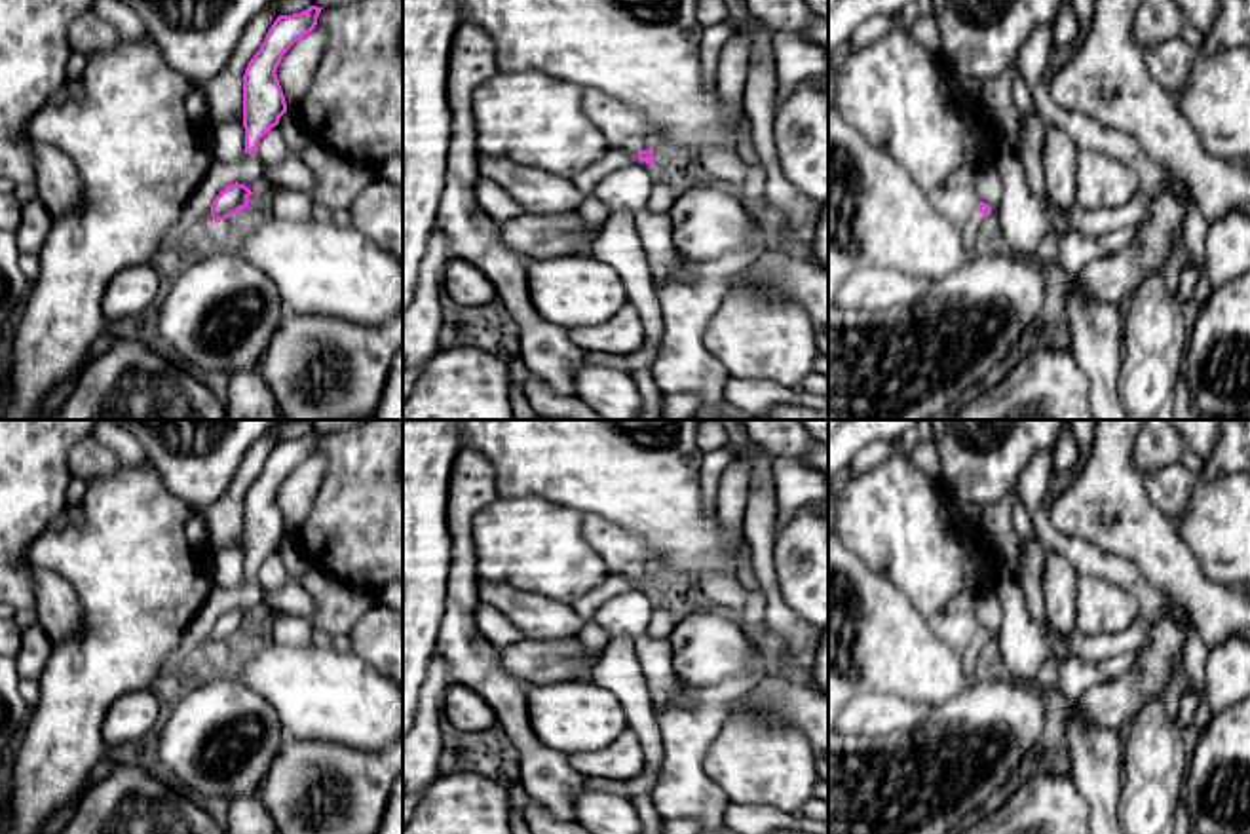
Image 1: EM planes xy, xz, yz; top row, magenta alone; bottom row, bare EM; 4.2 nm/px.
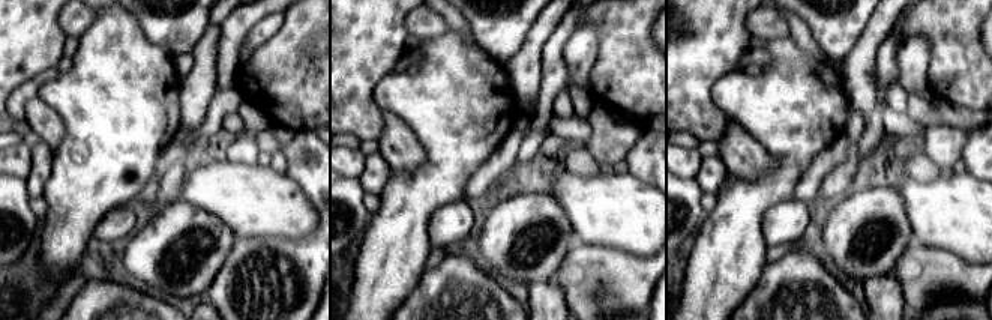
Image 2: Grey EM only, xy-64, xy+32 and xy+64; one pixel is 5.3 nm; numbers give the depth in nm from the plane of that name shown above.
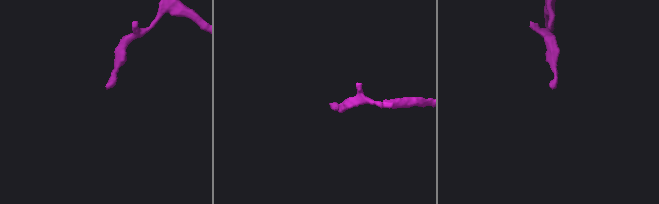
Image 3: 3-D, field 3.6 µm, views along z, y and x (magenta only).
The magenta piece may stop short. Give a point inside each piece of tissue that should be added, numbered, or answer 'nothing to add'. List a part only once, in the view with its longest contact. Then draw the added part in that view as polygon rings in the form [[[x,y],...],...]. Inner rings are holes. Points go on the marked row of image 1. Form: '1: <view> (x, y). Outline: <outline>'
1: xz (633, 145). Outline: [[[631,137],[625,146],[623,146],[627,152],[638,156],[640,150],[648,150],[652,148],[652,142],[642,139],[642,137]]]

